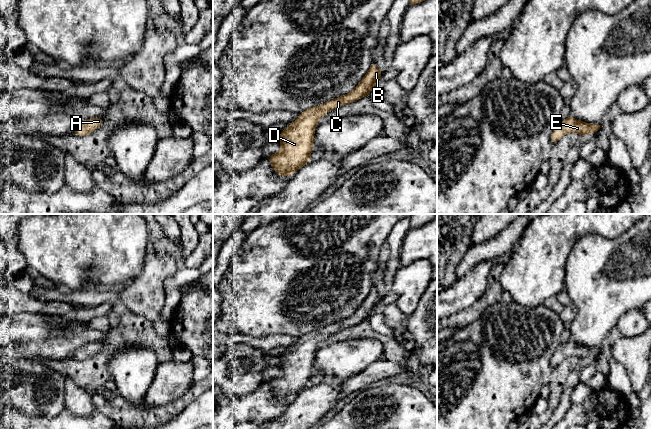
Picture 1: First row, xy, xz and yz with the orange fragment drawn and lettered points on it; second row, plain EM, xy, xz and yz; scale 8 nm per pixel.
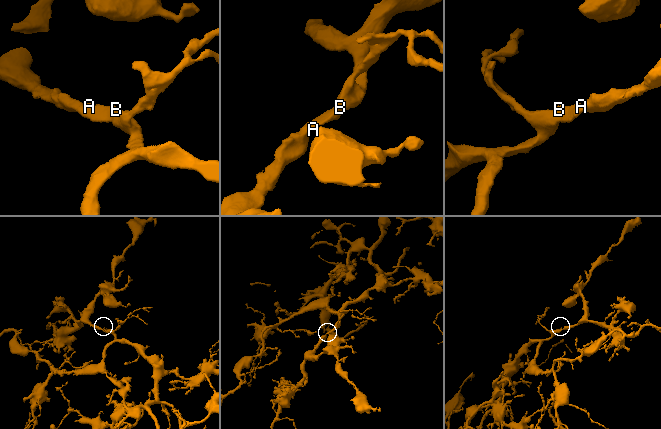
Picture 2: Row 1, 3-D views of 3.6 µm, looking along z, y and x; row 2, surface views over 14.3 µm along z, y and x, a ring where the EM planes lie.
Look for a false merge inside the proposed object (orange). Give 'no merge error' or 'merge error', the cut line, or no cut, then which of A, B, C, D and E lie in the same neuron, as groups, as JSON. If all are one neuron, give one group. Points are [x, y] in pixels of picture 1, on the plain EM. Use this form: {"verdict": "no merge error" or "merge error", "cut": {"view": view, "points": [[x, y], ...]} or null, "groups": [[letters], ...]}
{"verdict": "no merge error", "cut": null, "groups": [["A", "B", "C", "D", "E"]]}

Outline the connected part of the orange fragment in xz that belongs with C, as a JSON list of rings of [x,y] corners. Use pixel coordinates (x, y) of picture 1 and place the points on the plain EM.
[[[373,286],[367,298],[350,317],[301,336],[296,345],[279,357],[281,375],[269,379],[269,385],[275,396],[280,400],[291,400],[307,388],[314,371],[314,355],[318,344],[333,333],[368,320],[382,298],[383,296]]]

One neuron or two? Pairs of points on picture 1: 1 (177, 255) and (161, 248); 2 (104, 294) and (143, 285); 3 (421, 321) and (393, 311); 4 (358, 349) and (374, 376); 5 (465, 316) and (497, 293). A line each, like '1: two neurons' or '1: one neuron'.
1: one neuron
2: one neuron
3: one neuron
4: two neurons
5: one neuron

